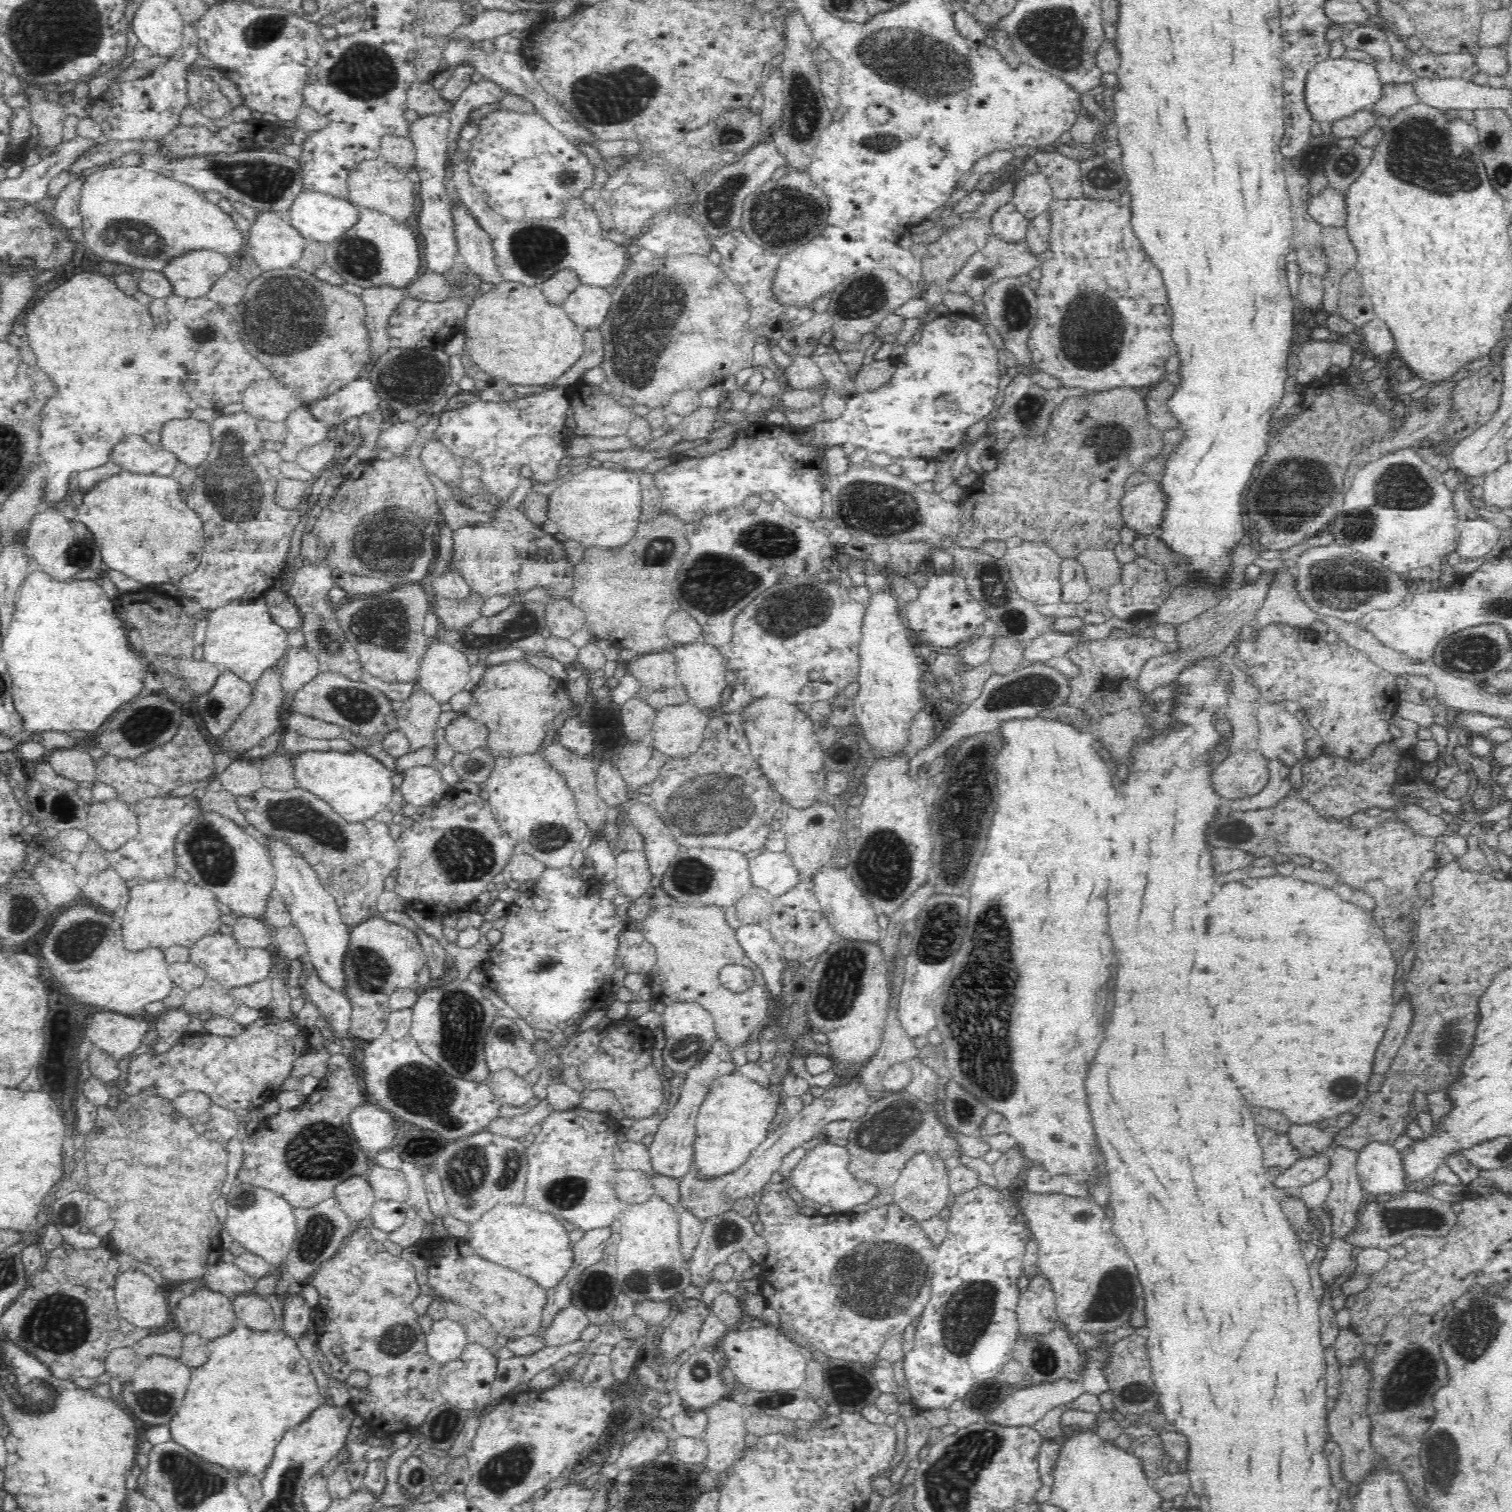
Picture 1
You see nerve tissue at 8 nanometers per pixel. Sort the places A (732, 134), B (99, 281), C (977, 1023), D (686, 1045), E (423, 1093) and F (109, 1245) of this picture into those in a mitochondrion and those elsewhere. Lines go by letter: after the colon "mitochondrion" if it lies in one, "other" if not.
A: mitochondrion
B: other
C: mitochondrion
D: mitochondrion
E: mitochondrion
F: other

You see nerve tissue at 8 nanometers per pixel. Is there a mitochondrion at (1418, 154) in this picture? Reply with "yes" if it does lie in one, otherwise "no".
yes

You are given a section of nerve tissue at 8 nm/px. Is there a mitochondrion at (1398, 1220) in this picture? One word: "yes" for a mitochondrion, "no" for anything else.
yes

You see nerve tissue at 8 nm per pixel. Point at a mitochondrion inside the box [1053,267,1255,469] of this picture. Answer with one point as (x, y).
(1091, 330)

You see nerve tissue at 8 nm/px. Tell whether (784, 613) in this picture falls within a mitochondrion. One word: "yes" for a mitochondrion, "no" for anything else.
yes

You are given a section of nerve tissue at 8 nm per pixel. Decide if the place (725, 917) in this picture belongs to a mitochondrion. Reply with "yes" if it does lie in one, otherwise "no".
no

